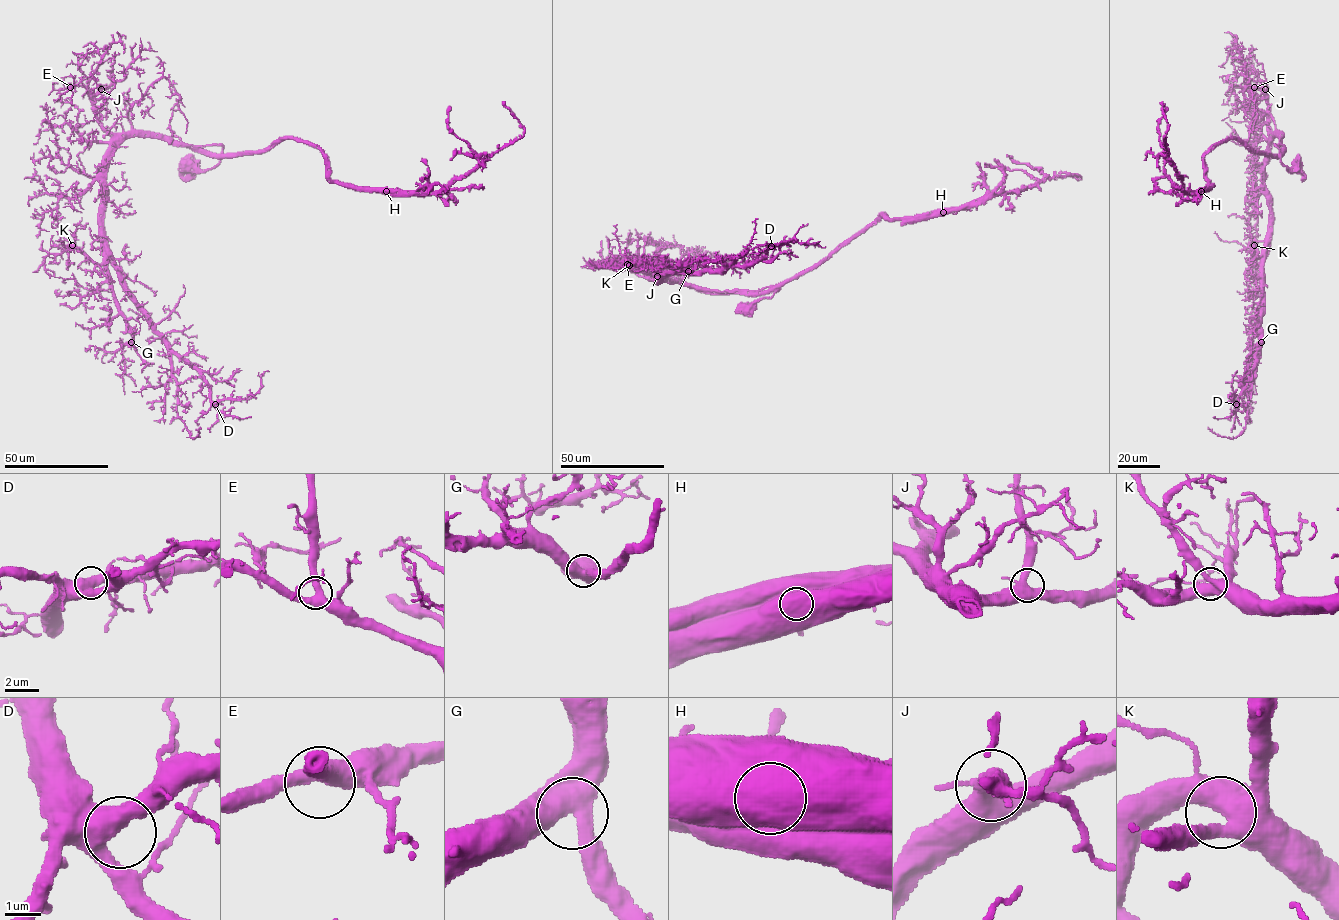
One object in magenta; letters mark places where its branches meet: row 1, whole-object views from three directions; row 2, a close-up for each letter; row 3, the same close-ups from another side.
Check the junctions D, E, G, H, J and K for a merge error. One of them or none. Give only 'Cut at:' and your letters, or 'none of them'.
Cut at: H

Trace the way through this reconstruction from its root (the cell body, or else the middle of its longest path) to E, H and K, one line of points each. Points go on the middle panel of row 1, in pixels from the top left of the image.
E: (746, 309), (756, 300), (771, 297), (779, 287), (765, 286), (753, 291), (698, 289), (650, 279), (627, 264)
H: (746, 309), (779, 287), (756, 291), (775, 289), (816, 268), (882, 214), (909, 218), (943, 212)
K: (746, 309), (779, 287), (698, 289), (663, 274), (660, 281), (657, 269), (629, 265)

